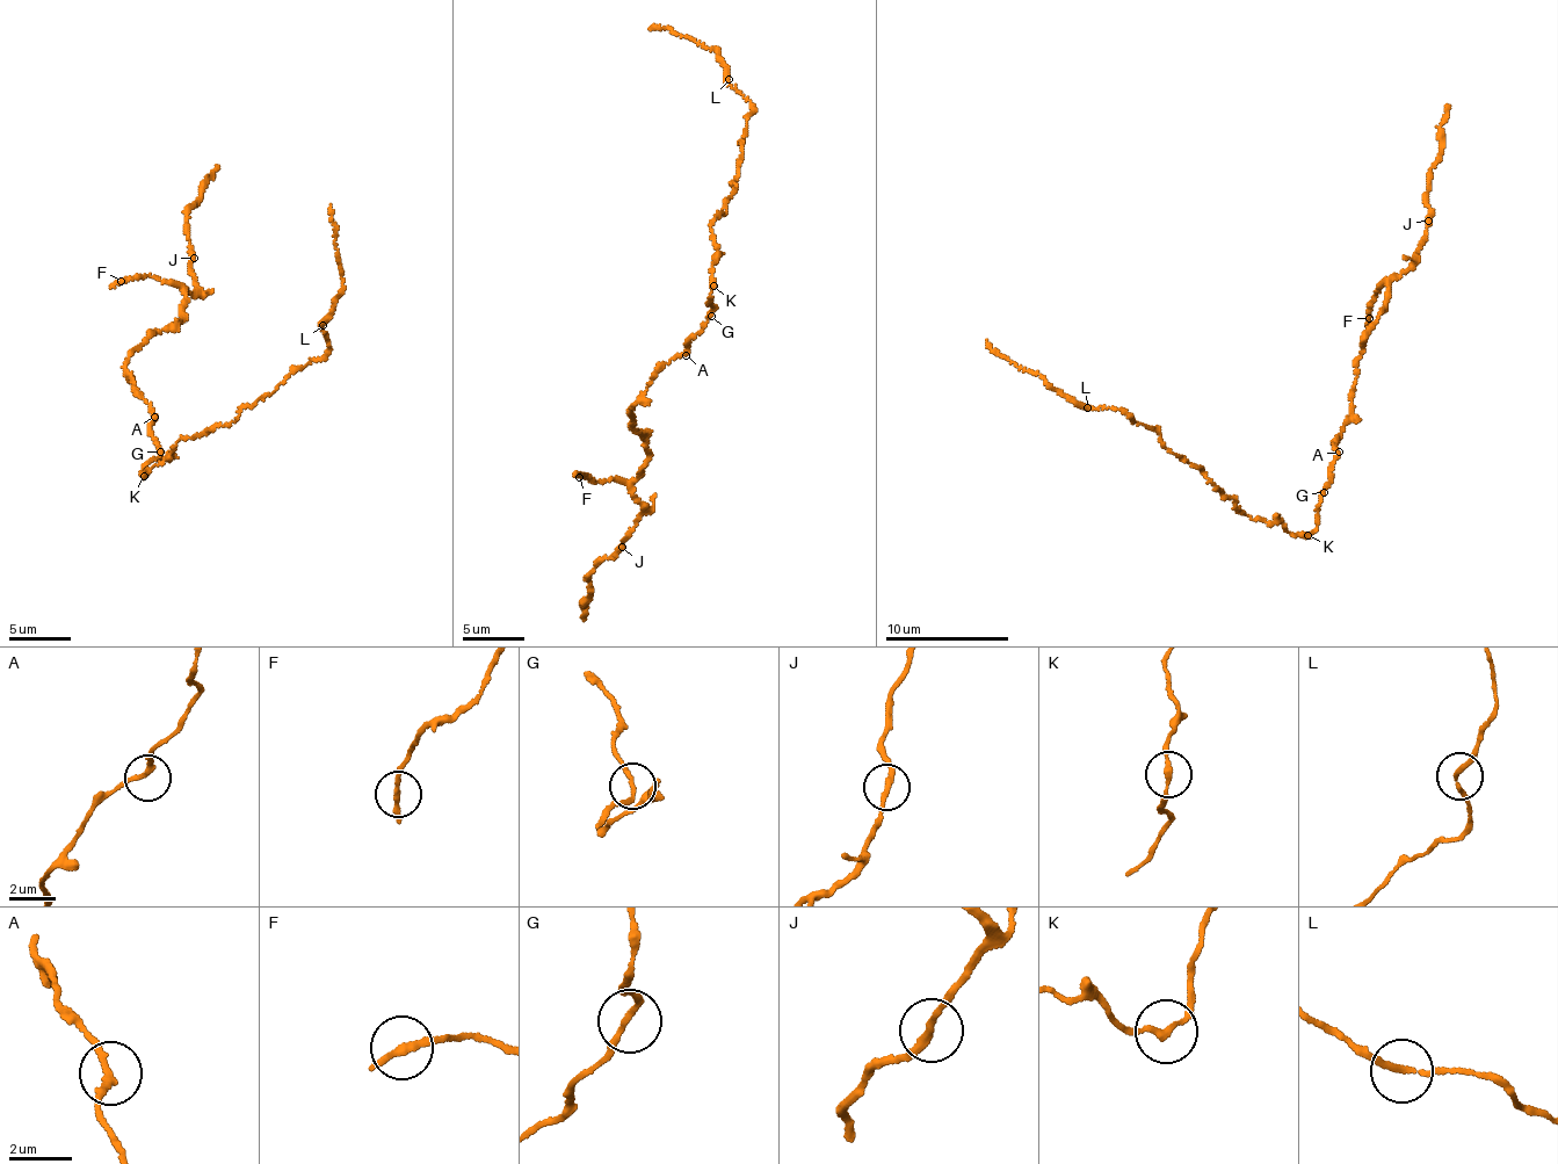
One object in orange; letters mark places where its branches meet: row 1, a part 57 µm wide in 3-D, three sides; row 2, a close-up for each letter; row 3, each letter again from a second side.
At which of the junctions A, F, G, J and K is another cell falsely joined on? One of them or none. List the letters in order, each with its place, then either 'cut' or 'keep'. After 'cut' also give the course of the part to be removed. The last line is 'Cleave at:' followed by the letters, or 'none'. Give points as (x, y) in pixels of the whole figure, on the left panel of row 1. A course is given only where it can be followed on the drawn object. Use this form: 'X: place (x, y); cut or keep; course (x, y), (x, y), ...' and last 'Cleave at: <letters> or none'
A: place (154, 417); keep
F: place (121, 281); keep
G: place (160, 452); keep
J: place (194, 258); keep
K: place (144, 476); cut; course (145, 475), (182, 436), (230, 423), (327, 353), (321, 324), (333, 313), (343, 279), (331, 204)
Cleave at: K

